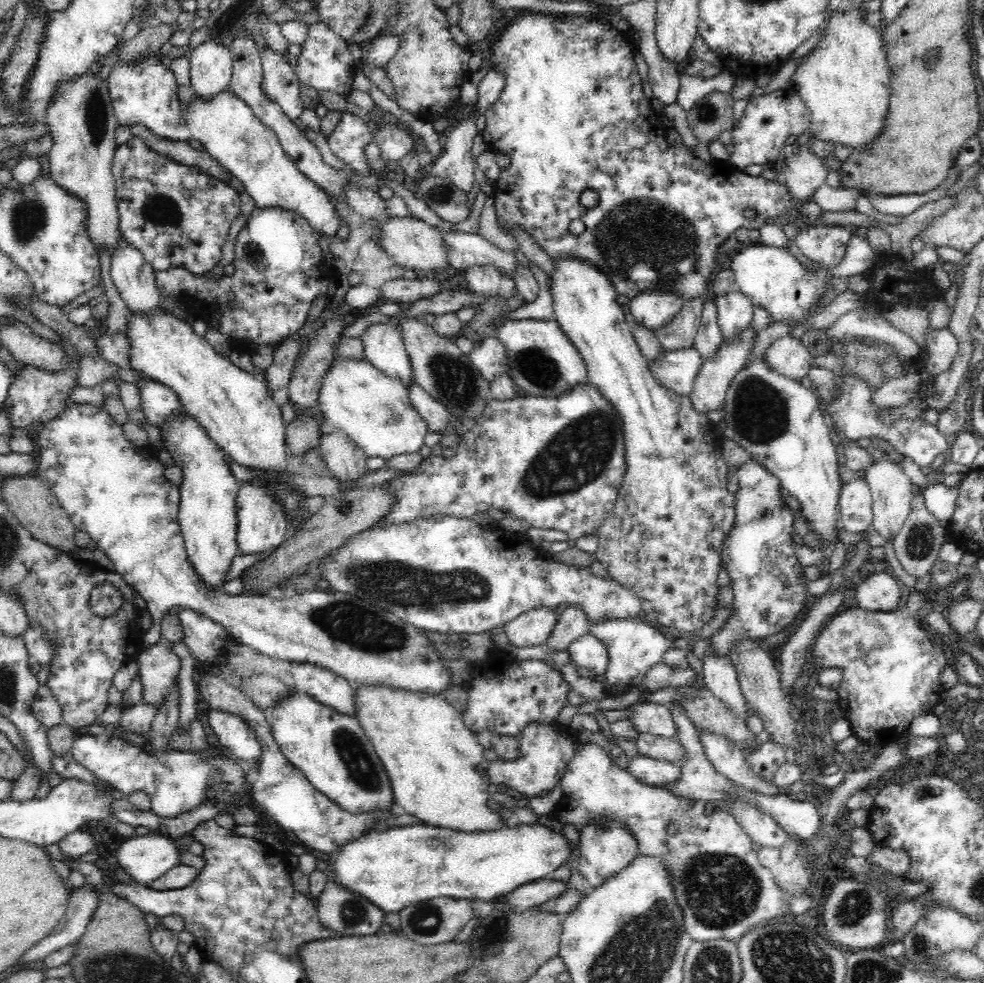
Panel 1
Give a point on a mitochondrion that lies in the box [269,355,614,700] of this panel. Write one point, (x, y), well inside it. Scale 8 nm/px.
(392, 583)

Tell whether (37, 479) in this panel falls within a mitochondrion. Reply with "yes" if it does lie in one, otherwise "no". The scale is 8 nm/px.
no

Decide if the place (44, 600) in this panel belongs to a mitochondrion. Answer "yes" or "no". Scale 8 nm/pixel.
yes

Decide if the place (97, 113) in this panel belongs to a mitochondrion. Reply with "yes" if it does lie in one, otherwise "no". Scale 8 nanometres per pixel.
yes

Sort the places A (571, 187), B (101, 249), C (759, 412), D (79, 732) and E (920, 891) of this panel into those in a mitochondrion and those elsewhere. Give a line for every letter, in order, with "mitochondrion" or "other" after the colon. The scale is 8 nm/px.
A: other
B: other
C: mitochondrion
D: other
E: other

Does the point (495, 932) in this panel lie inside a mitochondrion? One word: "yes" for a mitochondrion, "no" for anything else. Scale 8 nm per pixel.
yes

